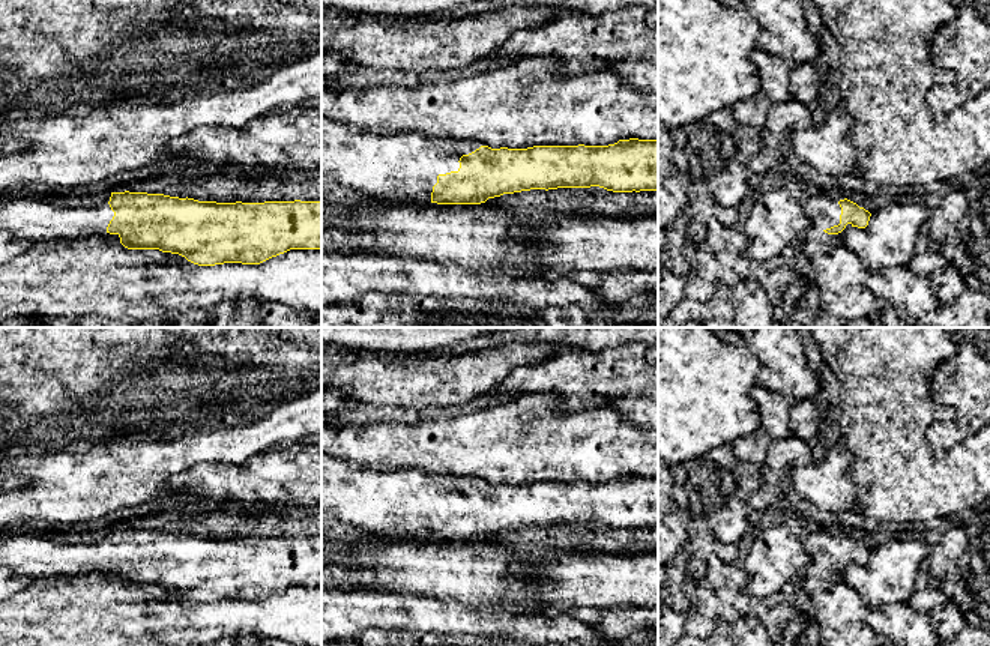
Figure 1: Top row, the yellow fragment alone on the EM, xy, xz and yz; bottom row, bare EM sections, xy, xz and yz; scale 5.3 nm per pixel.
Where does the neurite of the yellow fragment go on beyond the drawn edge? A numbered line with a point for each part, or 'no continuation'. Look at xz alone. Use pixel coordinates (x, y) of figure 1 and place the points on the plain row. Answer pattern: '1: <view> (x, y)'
1: xz (403, 504)

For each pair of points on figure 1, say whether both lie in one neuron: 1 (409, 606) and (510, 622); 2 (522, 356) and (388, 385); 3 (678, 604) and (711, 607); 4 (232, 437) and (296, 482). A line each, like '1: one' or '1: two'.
1: one
2: one
3: two
4: two

